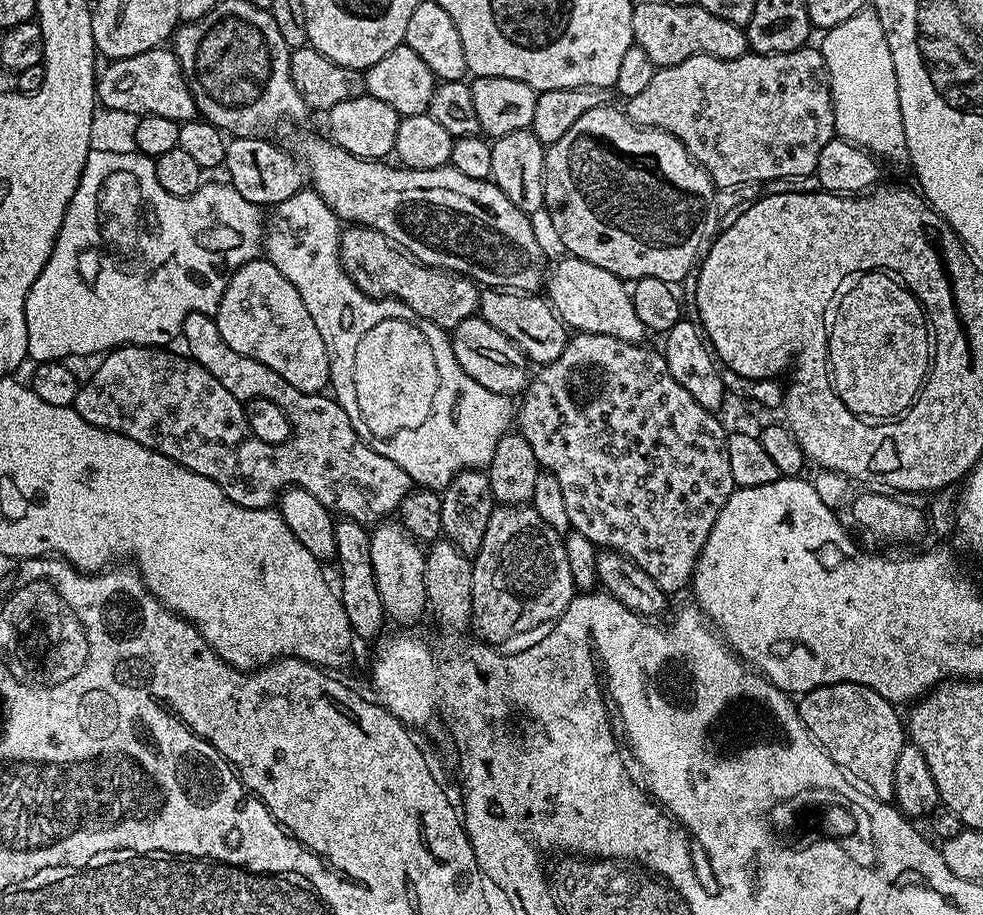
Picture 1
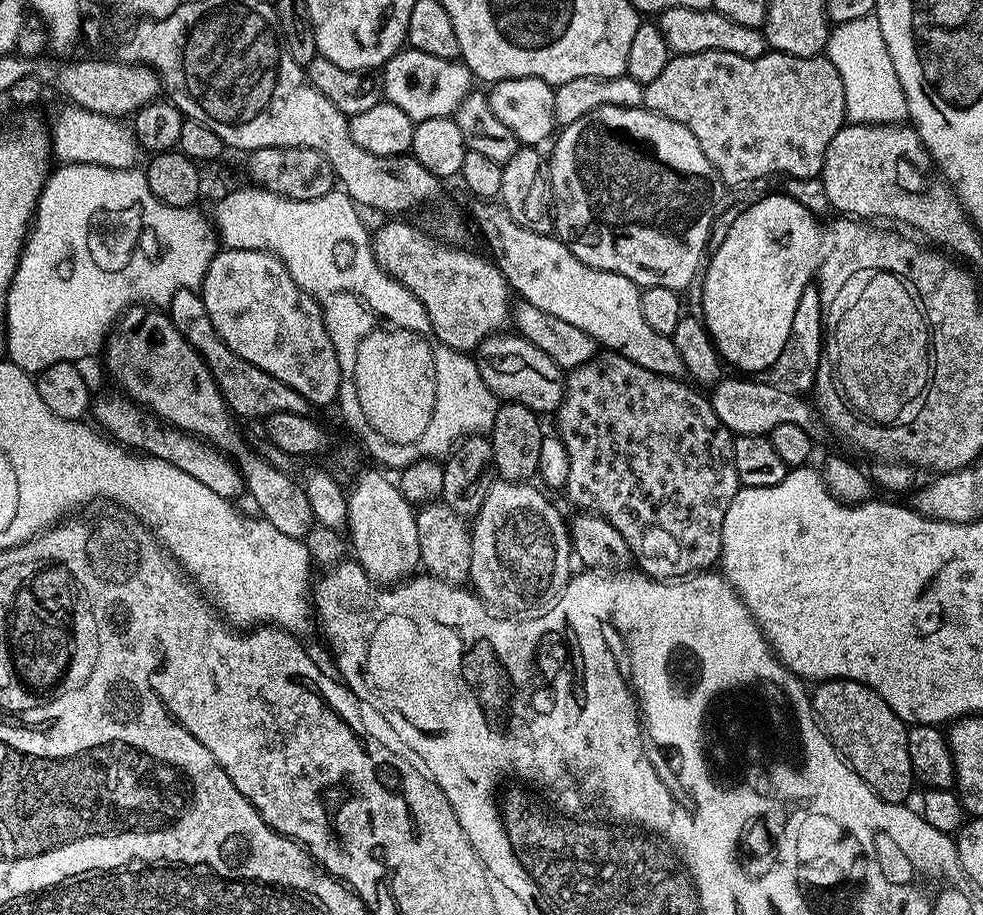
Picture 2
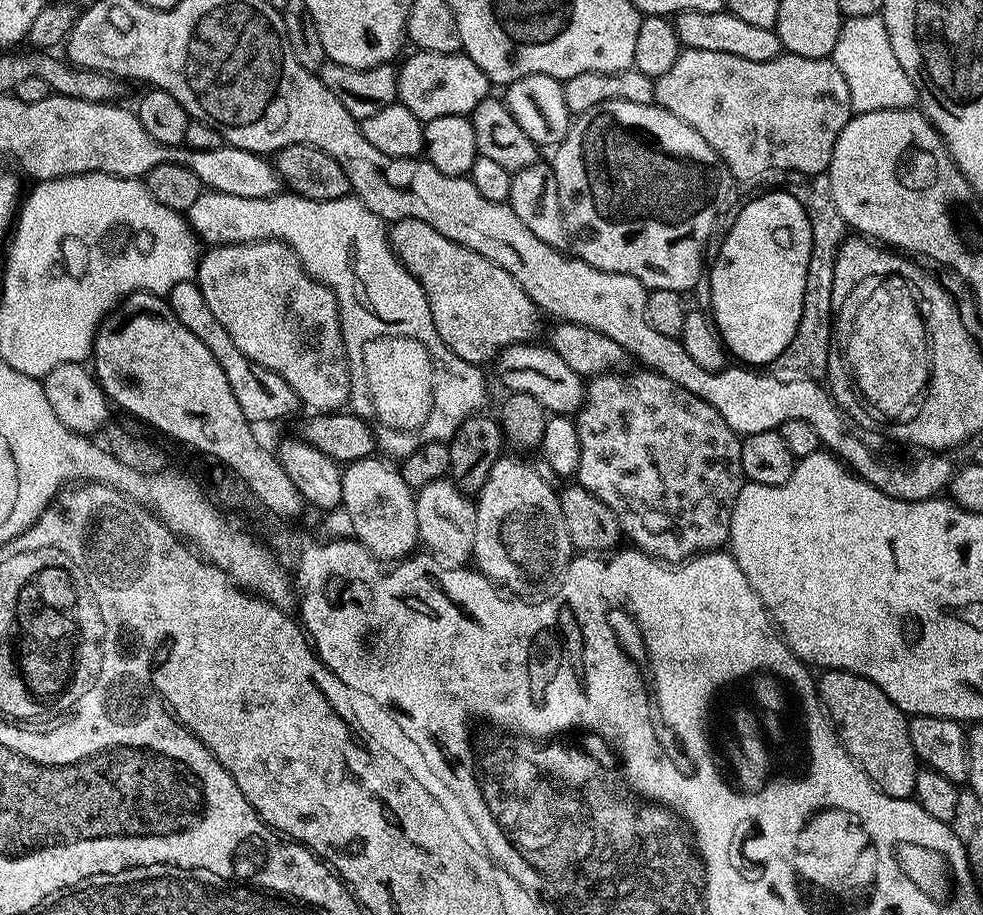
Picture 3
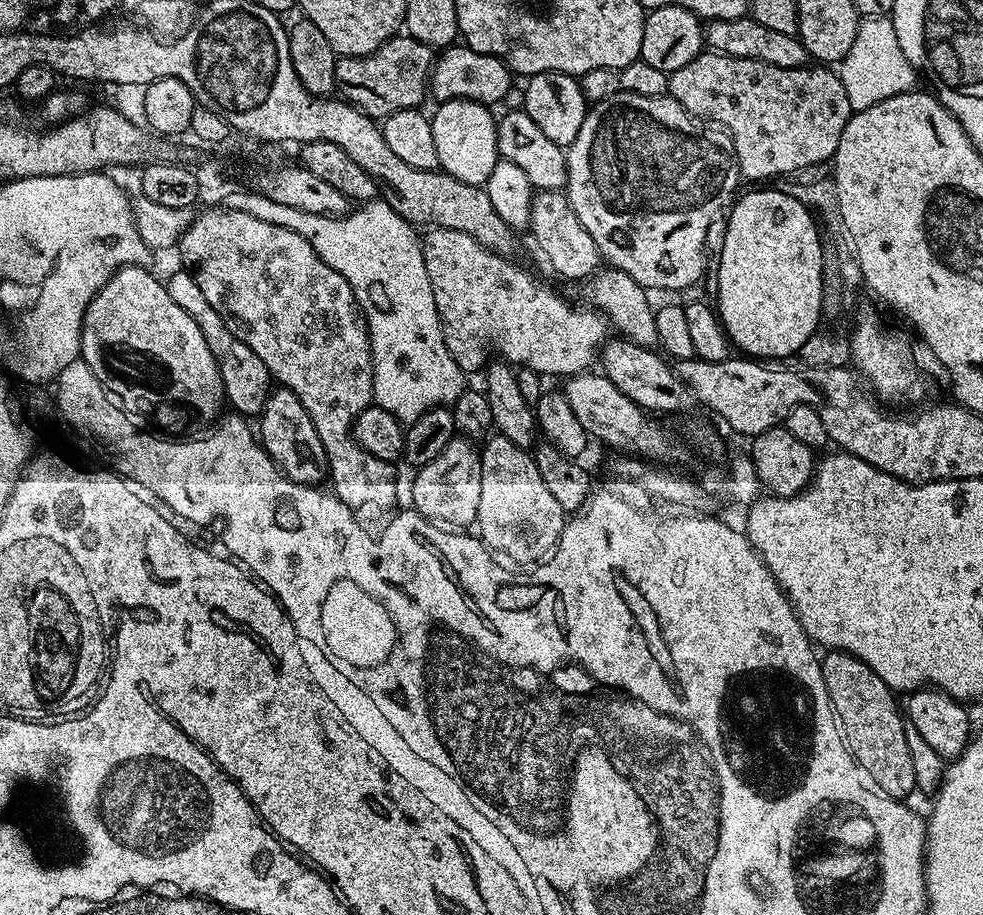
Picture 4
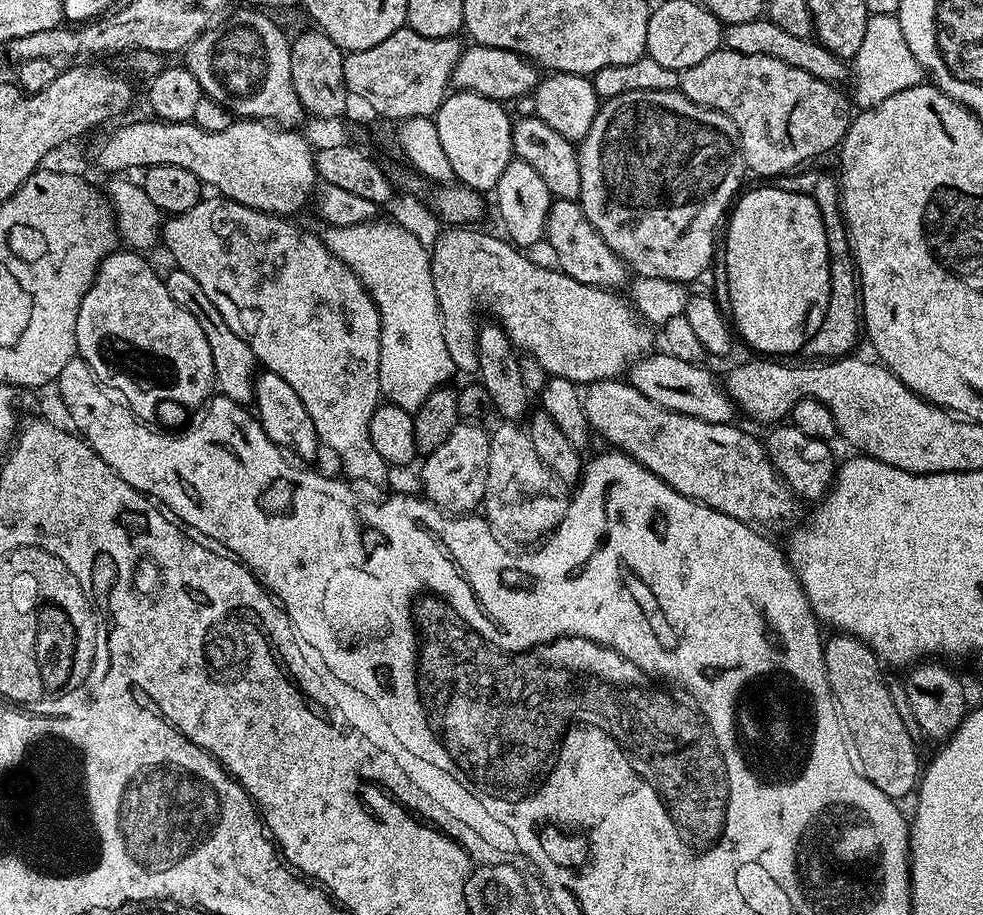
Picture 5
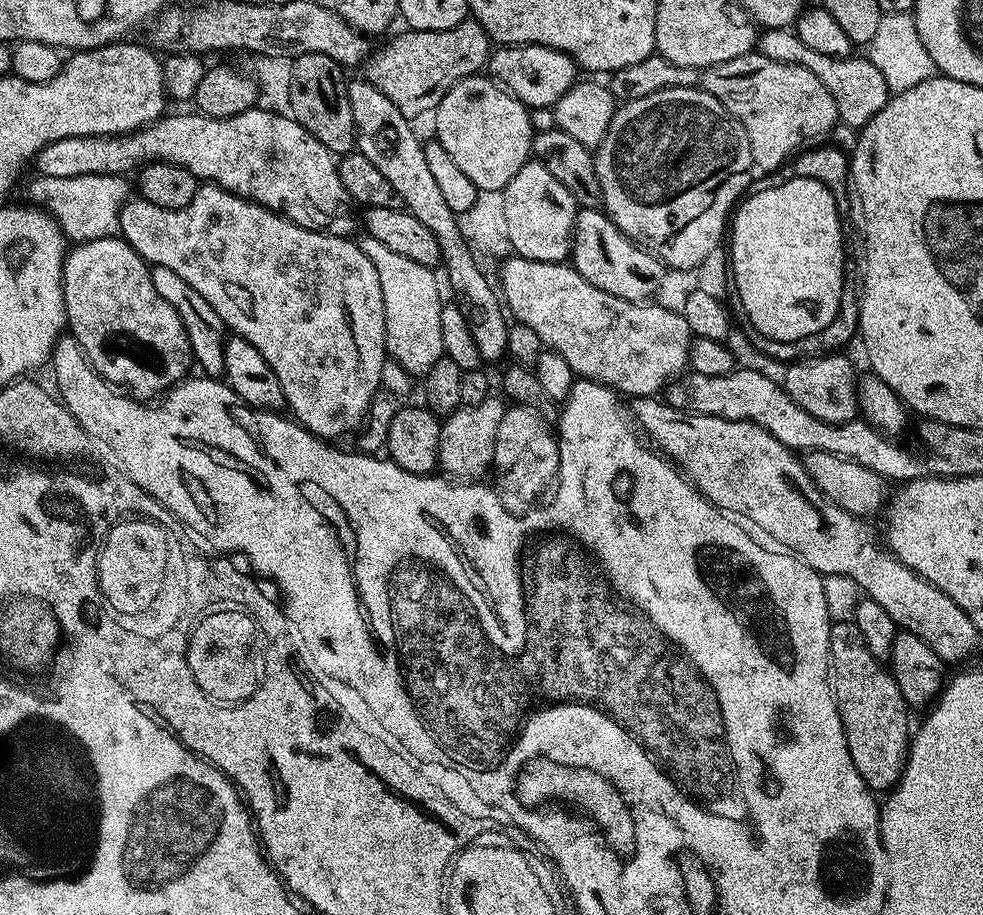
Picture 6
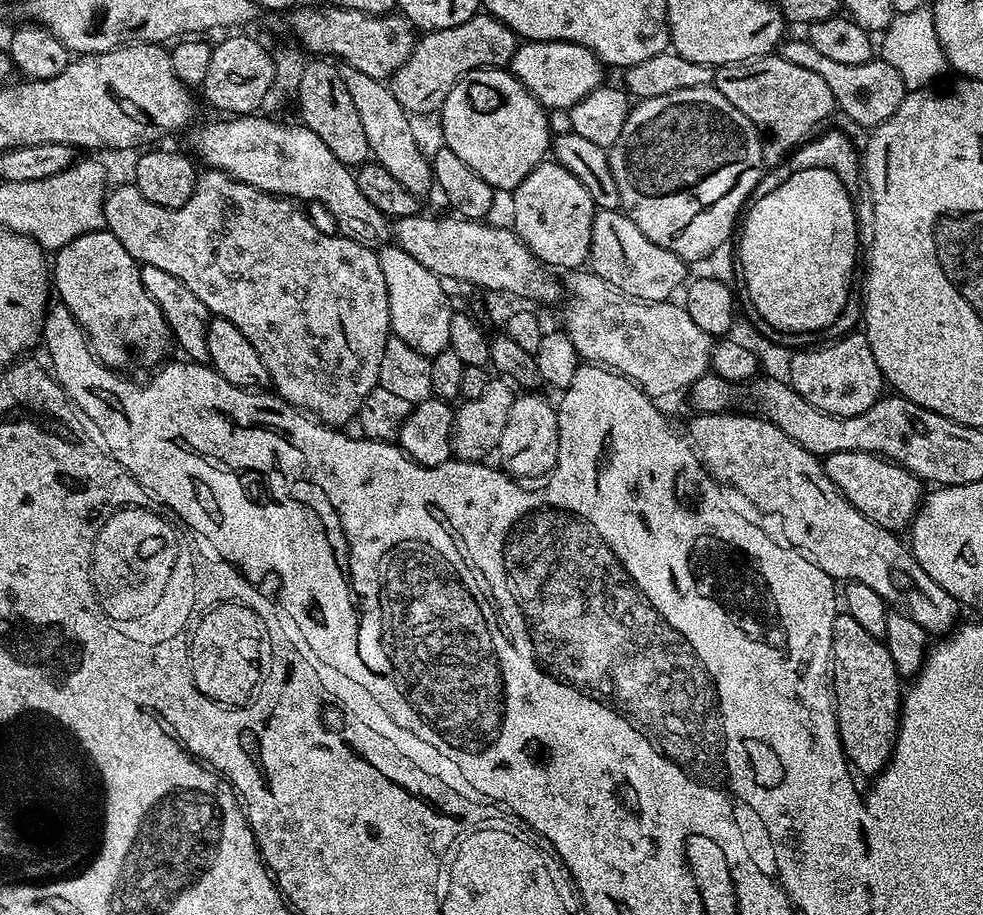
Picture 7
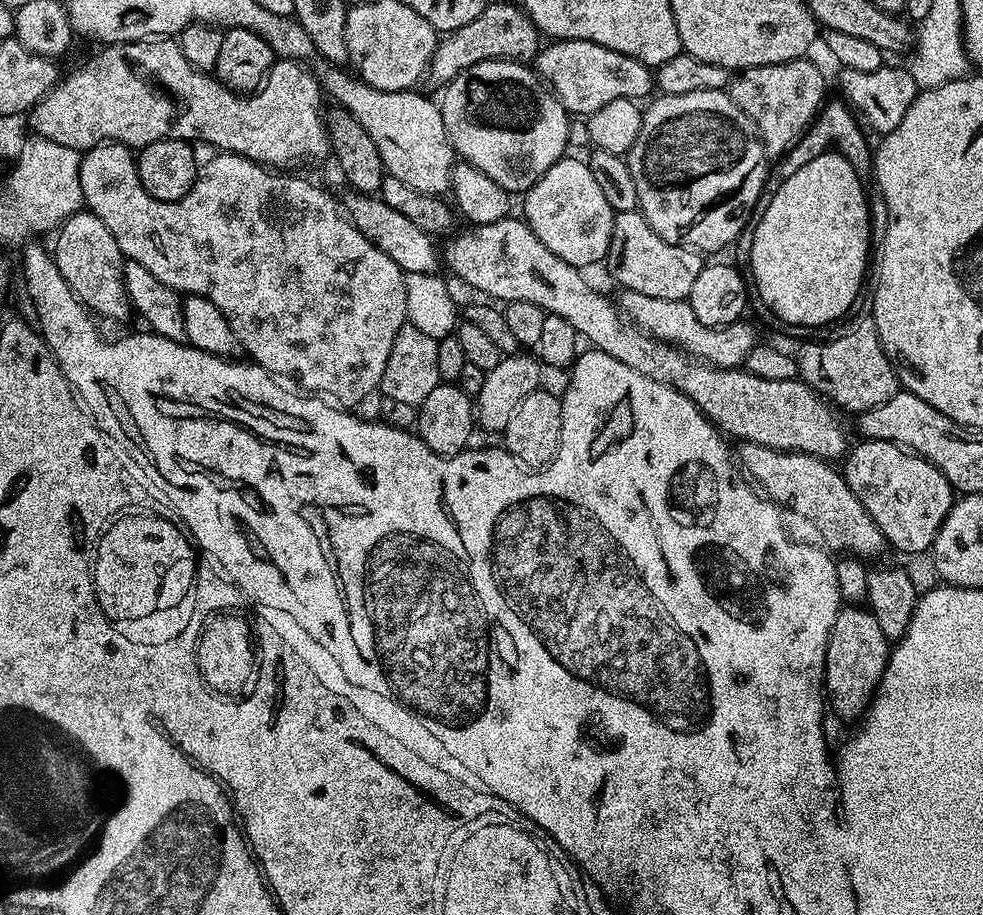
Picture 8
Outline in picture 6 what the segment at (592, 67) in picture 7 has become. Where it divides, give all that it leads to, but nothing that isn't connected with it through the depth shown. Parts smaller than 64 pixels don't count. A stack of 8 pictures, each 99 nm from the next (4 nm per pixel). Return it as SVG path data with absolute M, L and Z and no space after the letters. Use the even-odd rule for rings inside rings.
M513 44L500 46L489 55L486 72L501 88L510 93L513 98L524 103L529 110L535 108L551 109L558 98L577 83L578 66L565 55L553 48L537 44ZM497 51L497 52L496 52Z

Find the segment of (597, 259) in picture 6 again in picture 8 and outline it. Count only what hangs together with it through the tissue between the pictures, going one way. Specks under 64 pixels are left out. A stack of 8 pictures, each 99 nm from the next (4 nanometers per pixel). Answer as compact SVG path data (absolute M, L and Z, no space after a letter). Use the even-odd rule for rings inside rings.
M638 210L616 213L606 265L612 271L613 278L621 284L621 289L646 294L650 298L687 300L705 263L705 257L693 248L683 248L666 242L666 238L658 238Z

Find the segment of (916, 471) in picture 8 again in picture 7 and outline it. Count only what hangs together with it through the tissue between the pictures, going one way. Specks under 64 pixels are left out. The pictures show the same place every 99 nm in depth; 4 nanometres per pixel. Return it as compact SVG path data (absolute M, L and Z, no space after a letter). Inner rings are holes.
M854 450L825 456L822 463L830 482L834 482L836 489L870 522L897 534L911 525L922 503L922 482L913 472L883 456Z

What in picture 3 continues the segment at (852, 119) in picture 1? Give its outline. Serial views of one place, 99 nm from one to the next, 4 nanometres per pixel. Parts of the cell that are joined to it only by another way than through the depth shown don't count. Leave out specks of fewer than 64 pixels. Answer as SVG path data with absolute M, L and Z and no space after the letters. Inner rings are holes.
M883 15L847 17L830 58L838 70L842 70L842 78L846 78L853 113L911 108L917 103L915 86L910 82L906 70L902 70L898 58L894 58Z

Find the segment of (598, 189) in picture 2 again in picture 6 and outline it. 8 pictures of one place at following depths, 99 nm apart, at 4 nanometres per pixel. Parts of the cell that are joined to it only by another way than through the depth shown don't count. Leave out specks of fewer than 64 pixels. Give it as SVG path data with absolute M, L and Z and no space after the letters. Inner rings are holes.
M699 86L694 88L667 88L666 90L658 90L654 94L646 94L646 98L623 101L617 107L614 118L610 118L610 126L606 130L602 142L594 149L592 161L598 176L602 211L612 220L614 226L623 236L632 240L638 247L645 248L647 252L652 253L661 264L669 269L696 268L711 252L717 251L721 247L720 239L723 236L725 239L730 213L737 201L745 195L744 187L750 184L750 176L748 180L747 172L753 171L754 168L750 138L746 134L742 122L738 122L738 118L731 116L726 110L726 106L722 106L722 102L718 102L718 98L714 98Z

